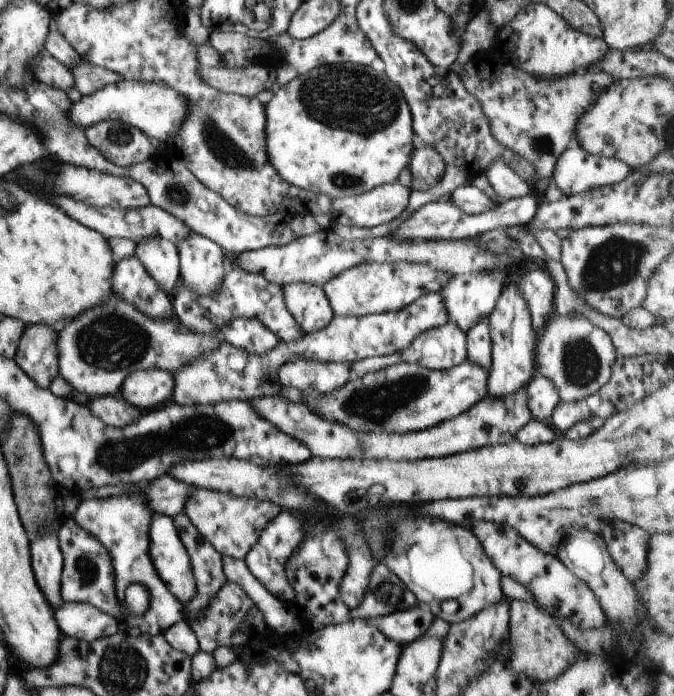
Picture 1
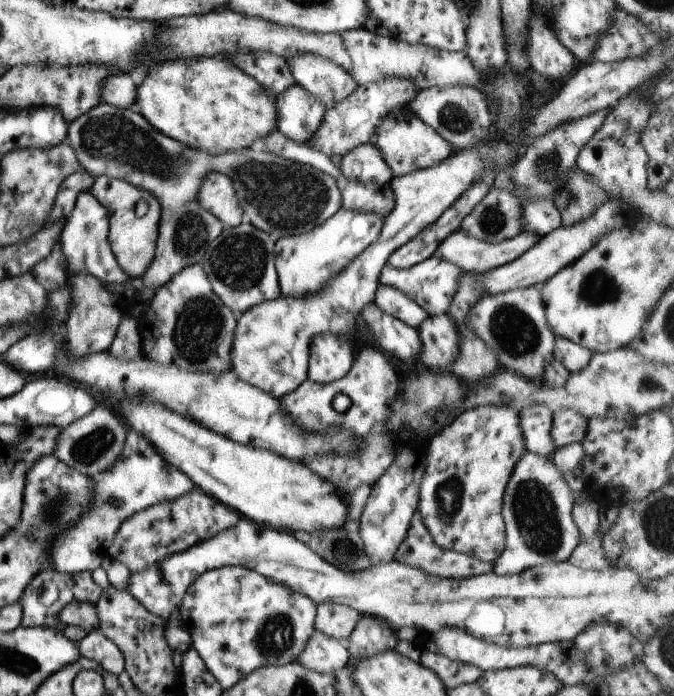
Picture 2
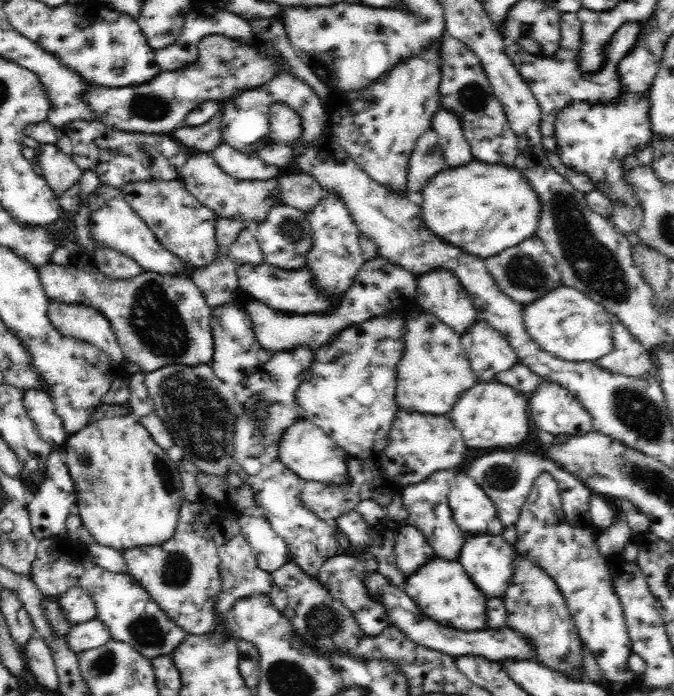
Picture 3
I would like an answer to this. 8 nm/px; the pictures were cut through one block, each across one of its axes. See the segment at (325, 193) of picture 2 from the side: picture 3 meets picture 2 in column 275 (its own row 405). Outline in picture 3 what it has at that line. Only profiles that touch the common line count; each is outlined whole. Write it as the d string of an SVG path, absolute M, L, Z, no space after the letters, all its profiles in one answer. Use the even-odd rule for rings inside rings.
M211 364L166 366L146 372L144 382L150 398L154 400L154 413L162 419L174 442L167 450L168 456L181 458L199 474L206 476L224 479L228 472L232 472L240 404L233 388L213 373Z

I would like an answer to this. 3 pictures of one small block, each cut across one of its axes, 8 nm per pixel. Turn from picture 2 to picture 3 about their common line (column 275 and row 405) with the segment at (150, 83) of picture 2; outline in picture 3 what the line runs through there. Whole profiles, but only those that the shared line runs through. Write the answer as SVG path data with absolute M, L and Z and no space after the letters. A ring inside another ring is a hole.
M98 405L89 424L70 434L63 450L76 493L75 511L81 520L87 541L94 541L100 546L122 553L134 548L160 546L176 536L178 514L183 502L181 476L176 462L154 442L144 425L132 414L130 406Z

